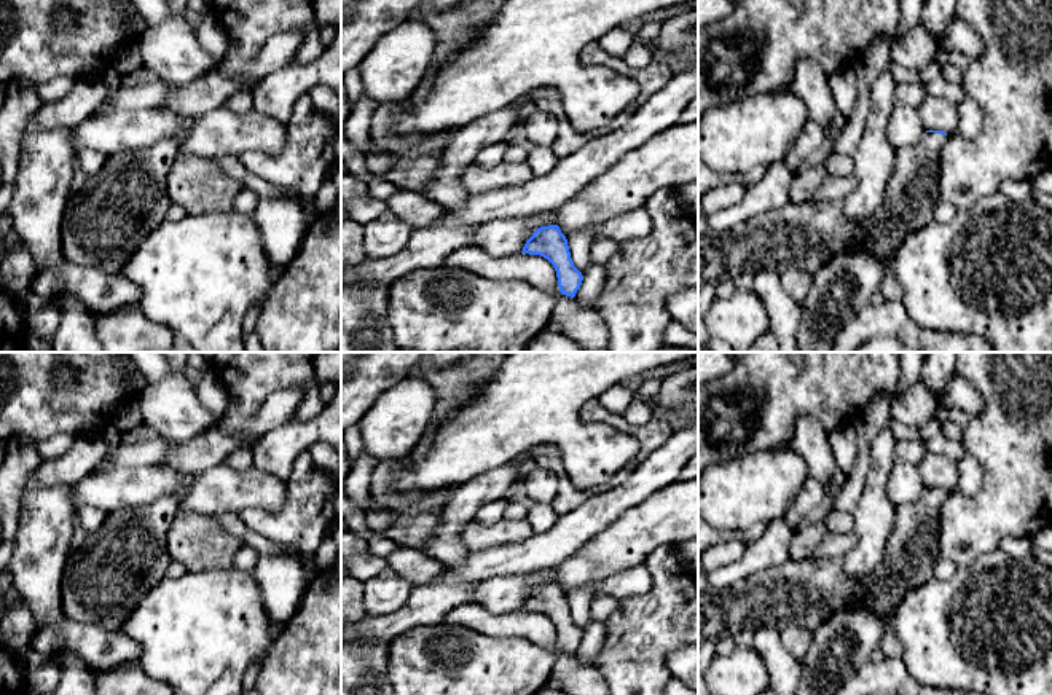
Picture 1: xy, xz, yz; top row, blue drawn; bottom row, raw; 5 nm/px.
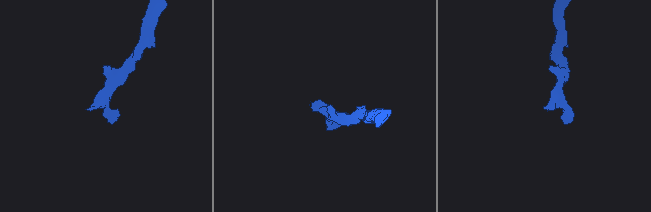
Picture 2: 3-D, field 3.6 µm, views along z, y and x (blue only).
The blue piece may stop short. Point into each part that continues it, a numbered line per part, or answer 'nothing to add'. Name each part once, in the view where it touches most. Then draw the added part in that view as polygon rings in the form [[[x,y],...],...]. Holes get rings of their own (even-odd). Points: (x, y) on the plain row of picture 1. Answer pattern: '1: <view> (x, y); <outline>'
1: yz (804, 593); [[[924,489],[917,501],[896,507],[893,529],[873,575],[851,579],[838,560],[811,556],[802,561],[787,560],[728,588],[698,595],[698,695],[709,695],[705,674],[717,642],[724,638],[736,638],[744,630],[781,631],[795,625],[811,633],[829,615],[856,603],[862,603],[889,628],[893,612],[904,595],[936,577],[936,563],[940,558],[937,518],[947,496],[948,493]]]

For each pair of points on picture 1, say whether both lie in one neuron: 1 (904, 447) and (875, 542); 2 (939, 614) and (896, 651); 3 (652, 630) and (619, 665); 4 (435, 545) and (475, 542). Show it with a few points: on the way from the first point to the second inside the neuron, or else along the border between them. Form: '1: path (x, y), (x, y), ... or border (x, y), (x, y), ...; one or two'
1: border (894, 442), (894, 455), (898, 458); two
2: border (890, 627), (902, 646), (902, 657); two
3: path (644, 638), (627, 657); one
4: border (472, 518), (461, 531), (461, 541), (467, 550); two

